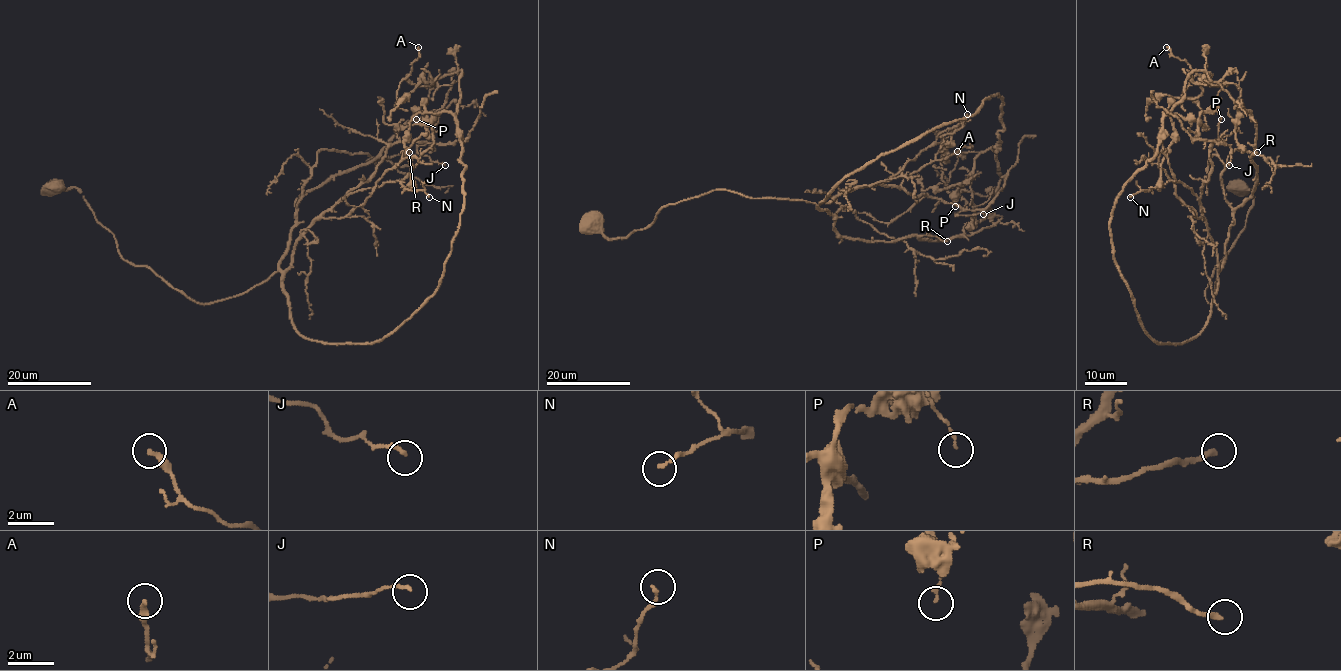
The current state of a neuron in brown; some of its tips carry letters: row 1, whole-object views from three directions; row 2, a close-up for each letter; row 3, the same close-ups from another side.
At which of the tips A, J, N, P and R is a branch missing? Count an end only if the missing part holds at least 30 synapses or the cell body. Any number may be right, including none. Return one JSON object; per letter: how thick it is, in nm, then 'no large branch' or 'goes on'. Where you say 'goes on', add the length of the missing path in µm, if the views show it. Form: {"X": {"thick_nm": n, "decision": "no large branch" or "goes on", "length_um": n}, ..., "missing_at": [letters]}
{"A": {"thick_nm": 240, "decision": "no large branch"}, "J": {"thick_nm": 170, "decision": "no large branch"}, "N": {"thick_nm": 160, "decision": "no large branch"}, "P": {"thick_nm": 130, "decision": "no large branch"}, "R": {"thick_nm": 240, "decision": "no large branch"}, "missing_at": []}

